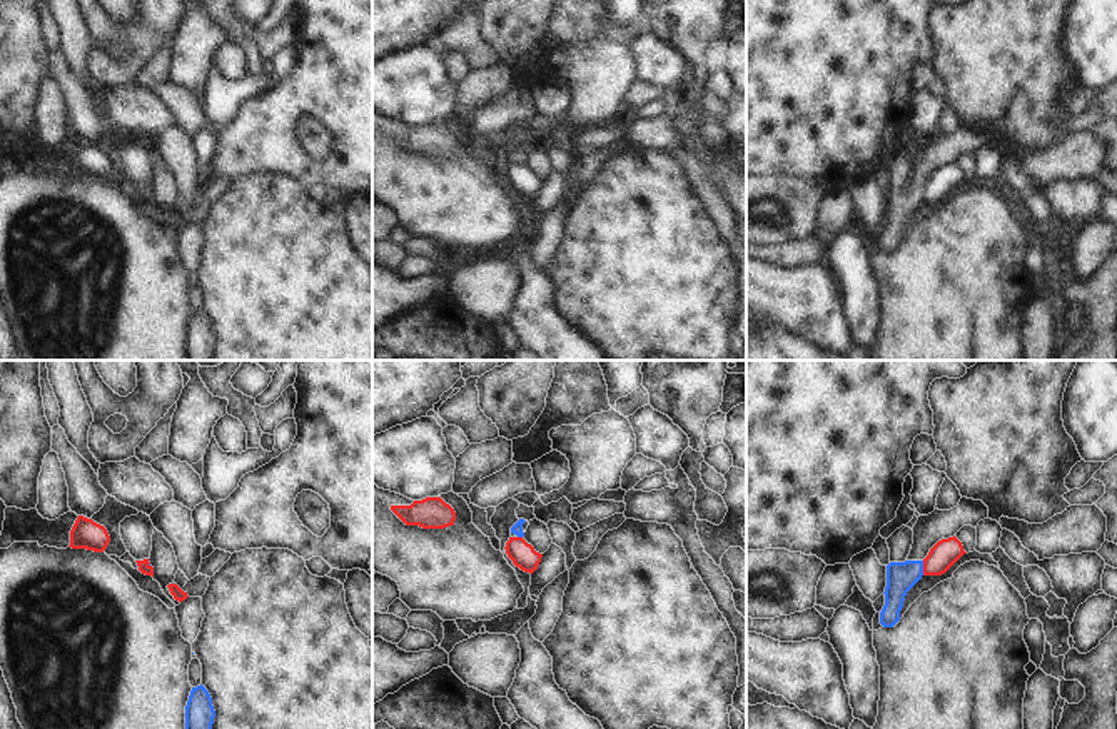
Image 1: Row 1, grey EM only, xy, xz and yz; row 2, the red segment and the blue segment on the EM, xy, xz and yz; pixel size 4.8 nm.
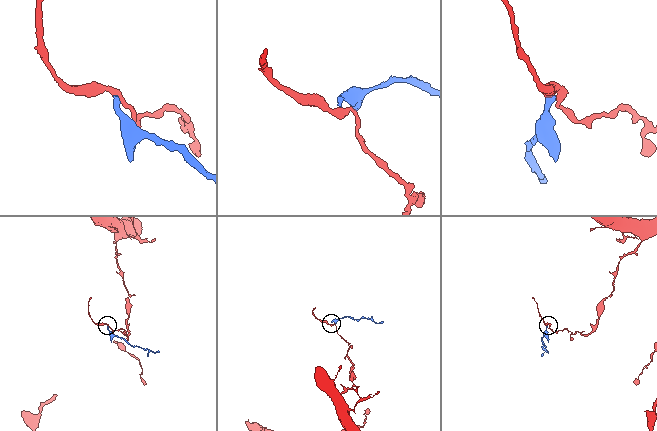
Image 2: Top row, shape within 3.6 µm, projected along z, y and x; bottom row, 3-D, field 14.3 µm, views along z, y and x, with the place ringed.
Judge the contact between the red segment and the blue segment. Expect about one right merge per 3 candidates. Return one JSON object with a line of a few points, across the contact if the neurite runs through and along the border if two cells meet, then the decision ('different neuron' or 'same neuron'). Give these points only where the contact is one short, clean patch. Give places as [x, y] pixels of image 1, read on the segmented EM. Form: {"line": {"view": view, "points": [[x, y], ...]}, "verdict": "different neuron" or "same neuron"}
{"line": {"view": "yz", "points": [[922, 561], [924, 574]]}, "verdict": "different neuron"}

